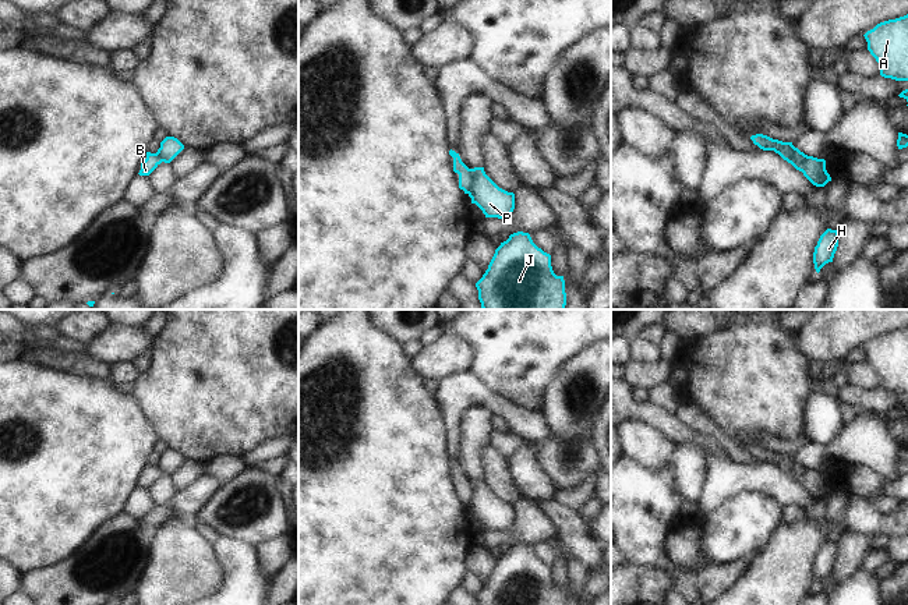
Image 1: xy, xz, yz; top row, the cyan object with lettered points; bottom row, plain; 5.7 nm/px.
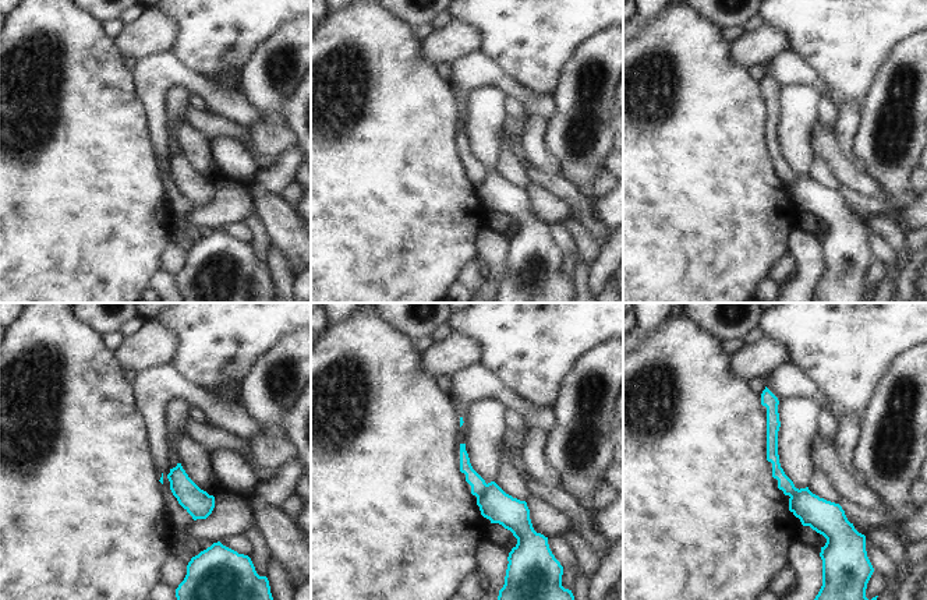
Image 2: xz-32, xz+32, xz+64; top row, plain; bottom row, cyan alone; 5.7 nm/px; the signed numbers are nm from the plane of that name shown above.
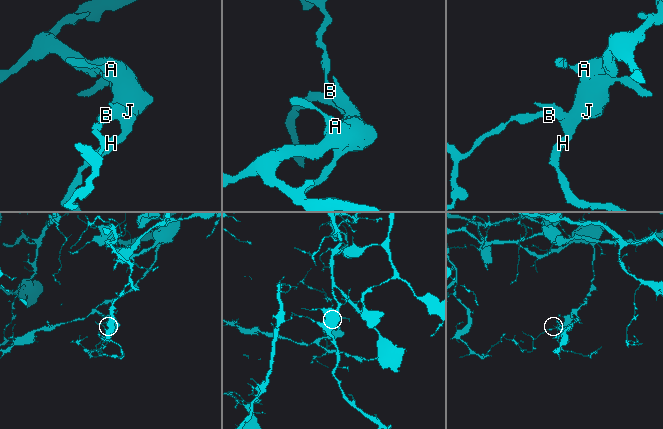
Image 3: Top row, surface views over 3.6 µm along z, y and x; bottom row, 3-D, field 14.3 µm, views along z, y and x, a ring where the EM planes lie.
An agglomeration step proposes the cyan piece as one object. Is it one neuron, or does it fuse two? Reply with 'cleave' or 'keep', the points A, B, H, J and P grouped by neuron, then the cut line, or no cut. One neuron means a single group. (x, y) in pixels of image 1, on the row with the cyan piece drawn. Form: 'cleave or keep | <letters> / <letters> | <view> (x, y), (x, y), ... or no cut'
cleave | A H J P / B | xz (470, 169), (472, 187), (467, 193)

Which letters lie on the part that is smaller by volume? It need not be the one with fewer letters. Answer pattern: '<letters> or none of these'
B

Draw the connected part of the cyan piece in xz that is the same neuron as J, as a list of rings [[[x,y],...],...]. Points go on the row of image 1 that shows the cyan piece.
[[[523,231],[513,233],[501,243],[476,287],[483,309],[565,309],[566,305],[563,276],[554,273],[551,255]]]

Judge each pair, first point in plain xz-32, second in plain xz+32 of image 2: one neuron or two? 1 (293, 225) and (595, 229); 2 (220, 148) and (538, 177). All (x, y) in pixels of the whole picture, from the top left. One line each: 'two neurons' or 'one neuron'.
1: one neuron
2: two neurons

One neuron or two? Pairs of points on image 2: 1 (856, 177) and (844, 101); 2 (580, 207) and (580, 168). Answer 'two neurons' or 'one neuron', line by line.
1: two neurons
2: two neurons

